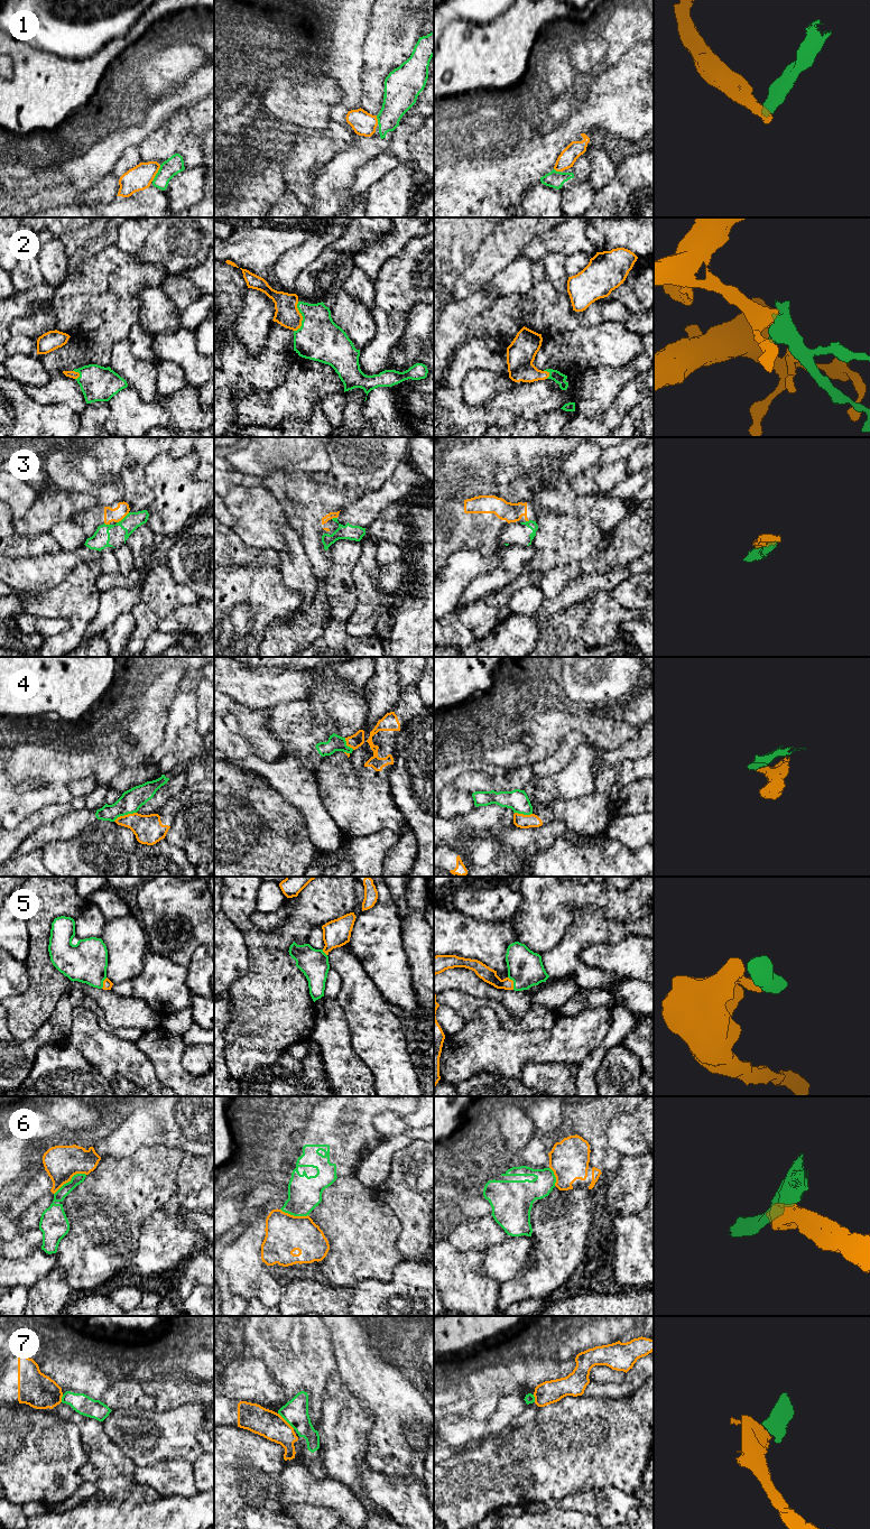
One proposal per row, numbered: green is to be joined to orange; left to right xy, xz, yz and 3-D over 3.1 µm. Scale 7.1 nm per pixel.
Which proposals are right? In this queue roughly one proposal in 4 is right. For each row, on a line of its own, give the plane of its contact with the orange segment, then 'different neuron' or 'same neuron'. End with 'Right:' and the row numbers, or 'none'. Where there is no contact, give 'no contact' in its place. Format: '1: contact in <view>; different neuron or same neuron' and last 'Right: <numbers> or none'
1: contact in xy; different neuron
2: contact in xz; same neuron
3: contact in xy; different neuron
4: contact in xy; different neuron
5: contact in yz; same neuron
6: contact in xy; different neuron
7: contact in xz; different neuron
Right: 2, 5

